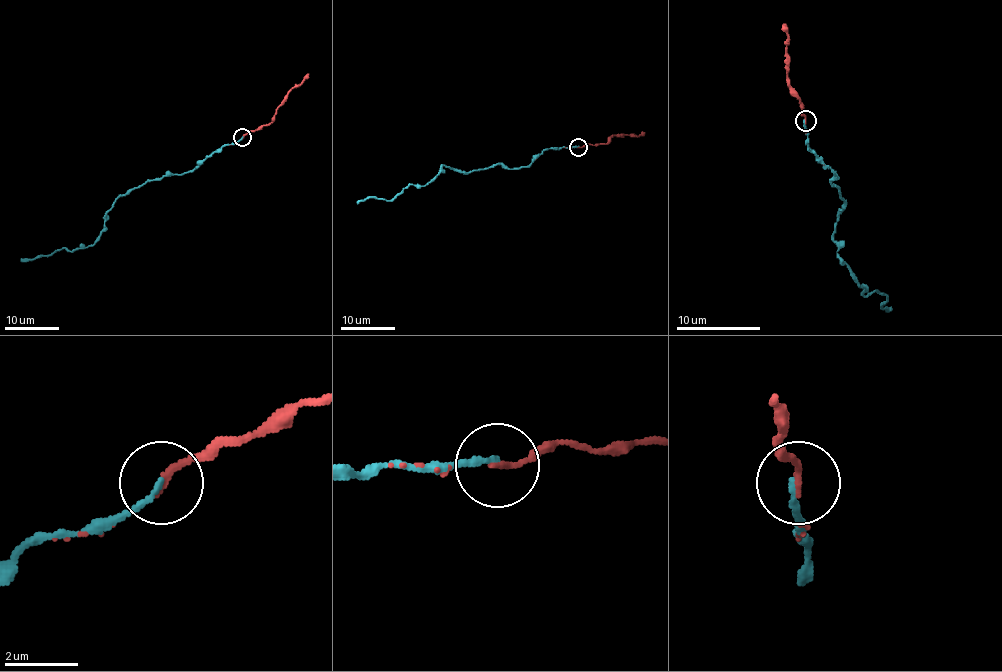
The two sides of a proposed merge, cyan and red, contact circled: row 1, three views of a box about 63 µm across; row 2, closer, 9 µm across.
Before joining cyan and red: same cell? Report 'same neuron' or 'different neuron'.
same neuron

